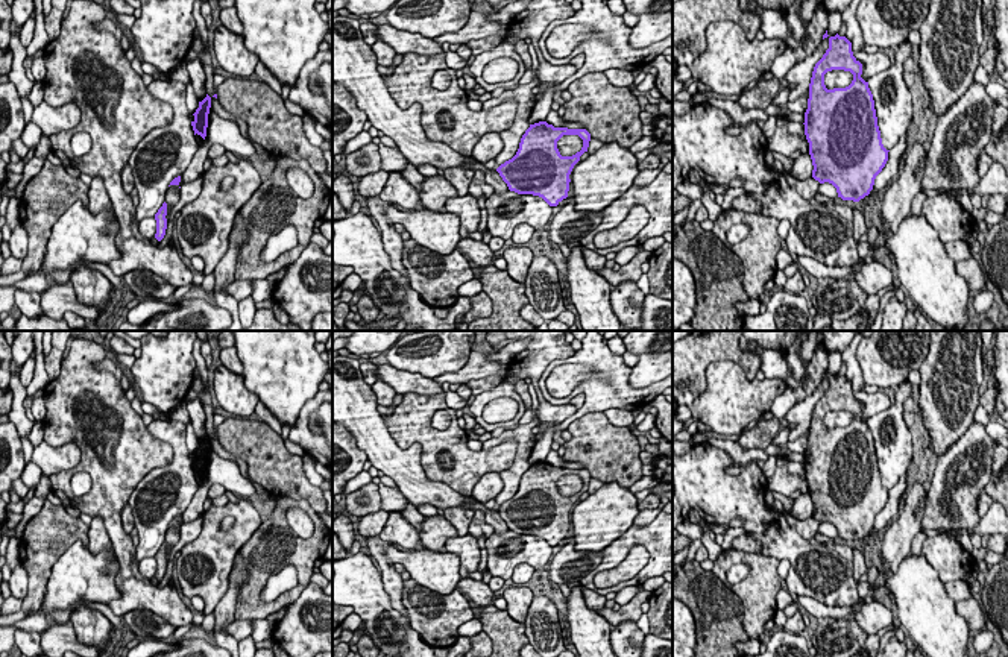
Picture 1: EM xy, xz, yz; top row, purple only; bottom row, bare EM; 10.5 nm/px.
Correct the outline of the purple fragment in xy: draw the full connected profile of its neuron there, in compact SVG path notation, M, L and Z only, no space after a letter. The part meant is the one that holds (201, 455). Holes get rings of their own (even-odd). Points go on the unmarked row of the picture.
M206 434L206 437L199 442L199 448L196 449L194 460L191 461L194 475L200 475L203 479L206 476L206 467L208 467L208 454L211 448L211 437Z

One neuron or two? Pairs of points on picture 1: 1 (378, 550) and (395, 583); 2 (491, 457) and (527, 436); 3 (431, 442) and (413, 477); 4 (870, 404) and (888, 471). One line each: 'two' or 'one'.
1: one
2: two
3: two
4: two

